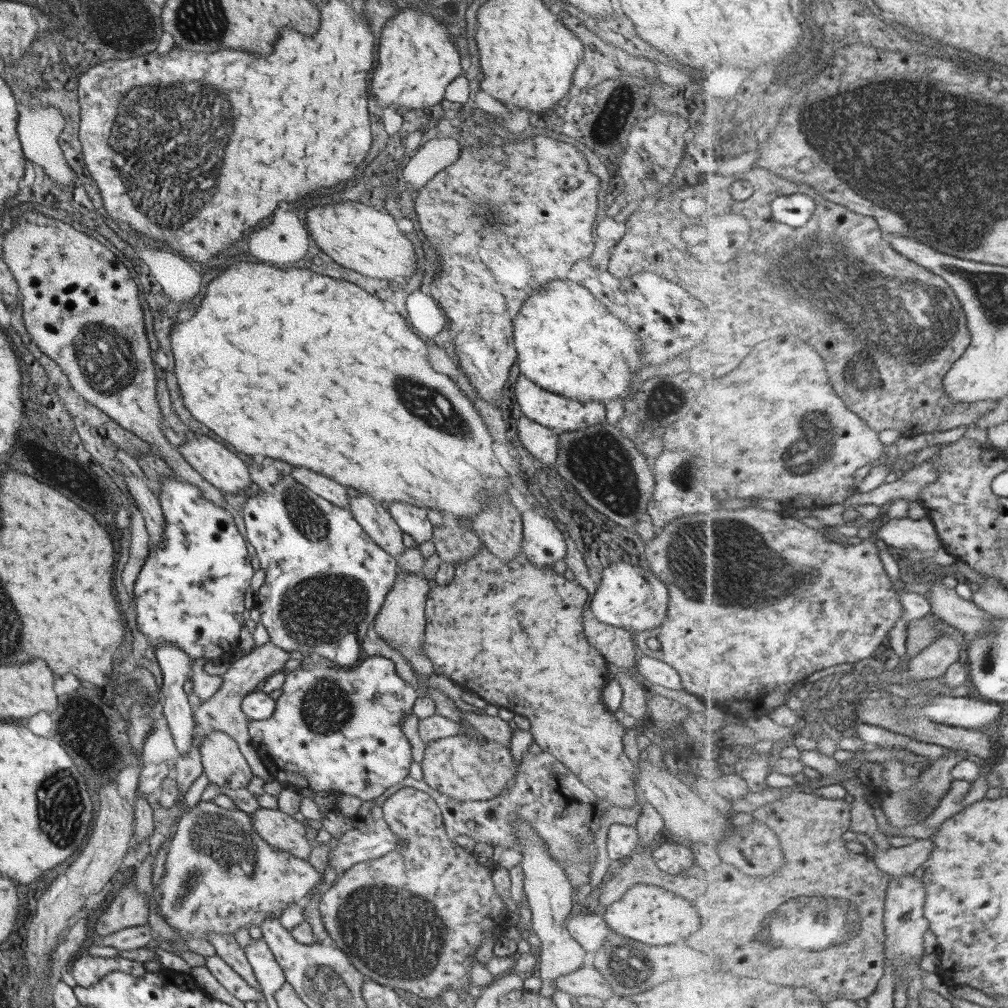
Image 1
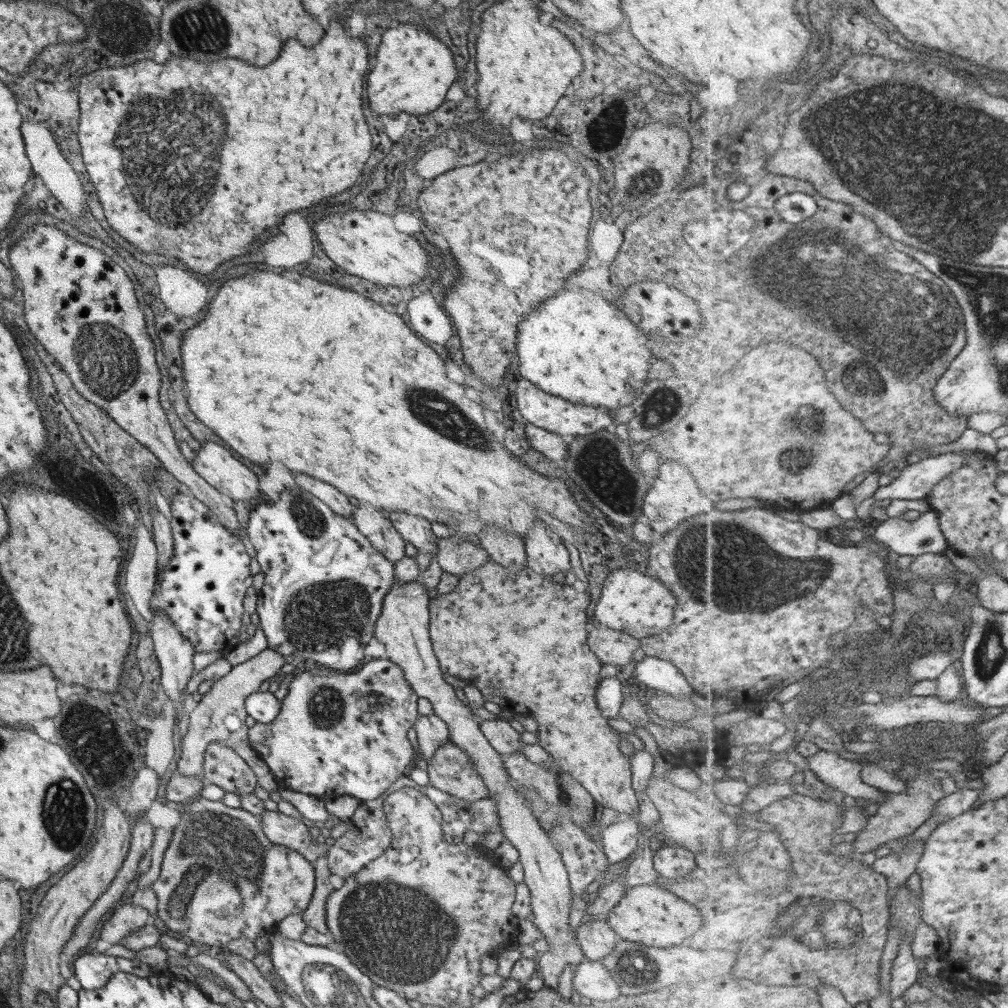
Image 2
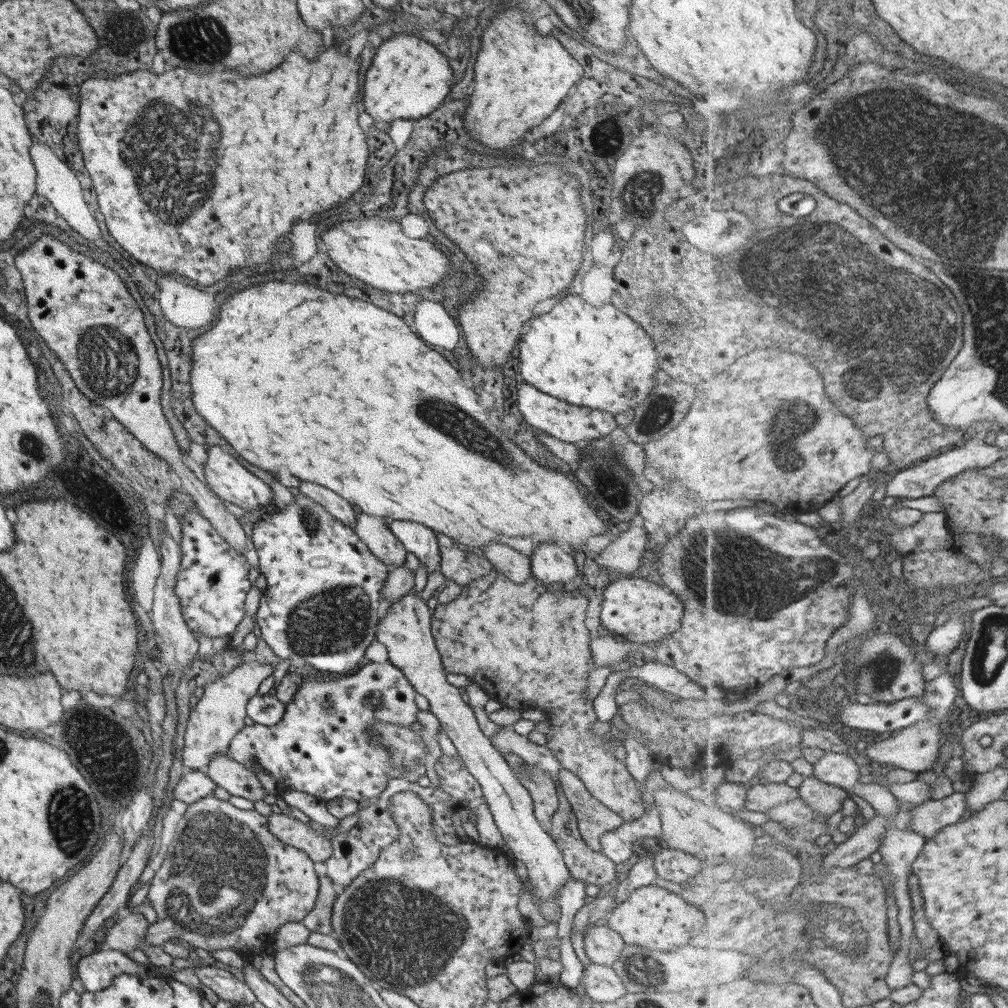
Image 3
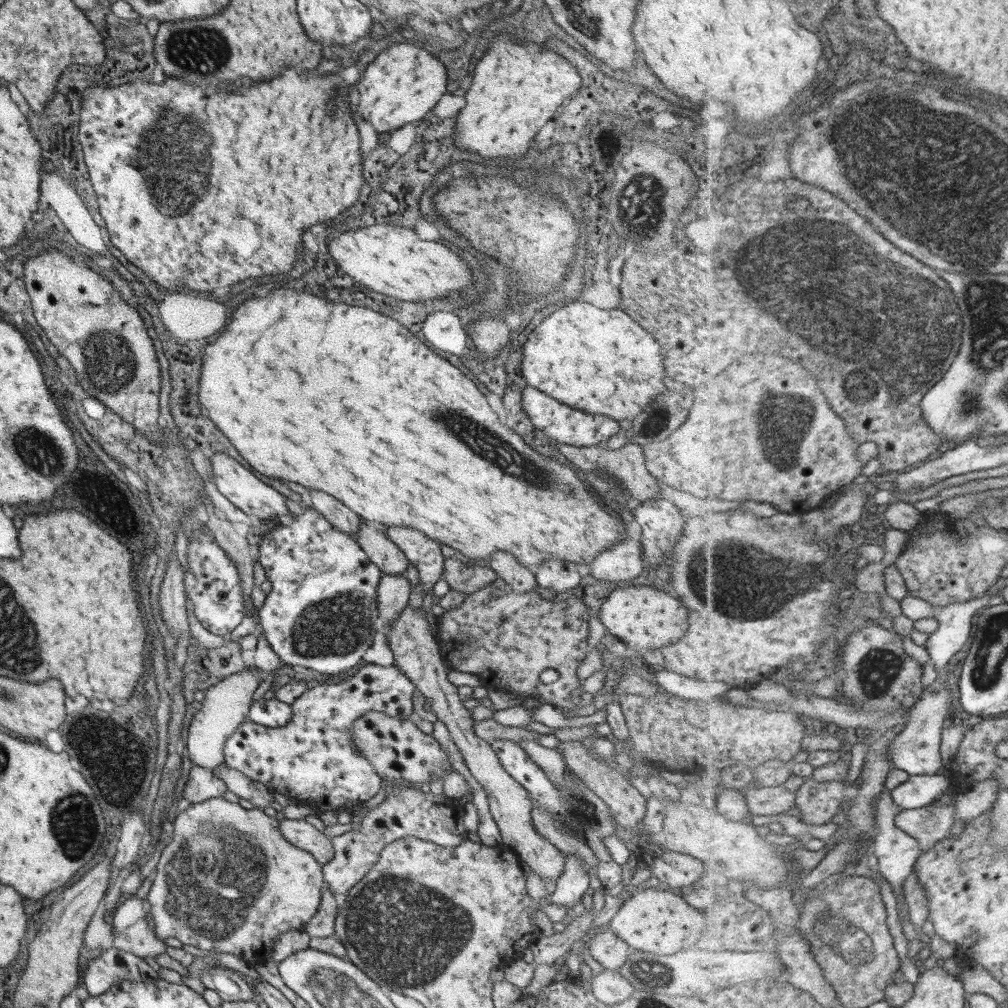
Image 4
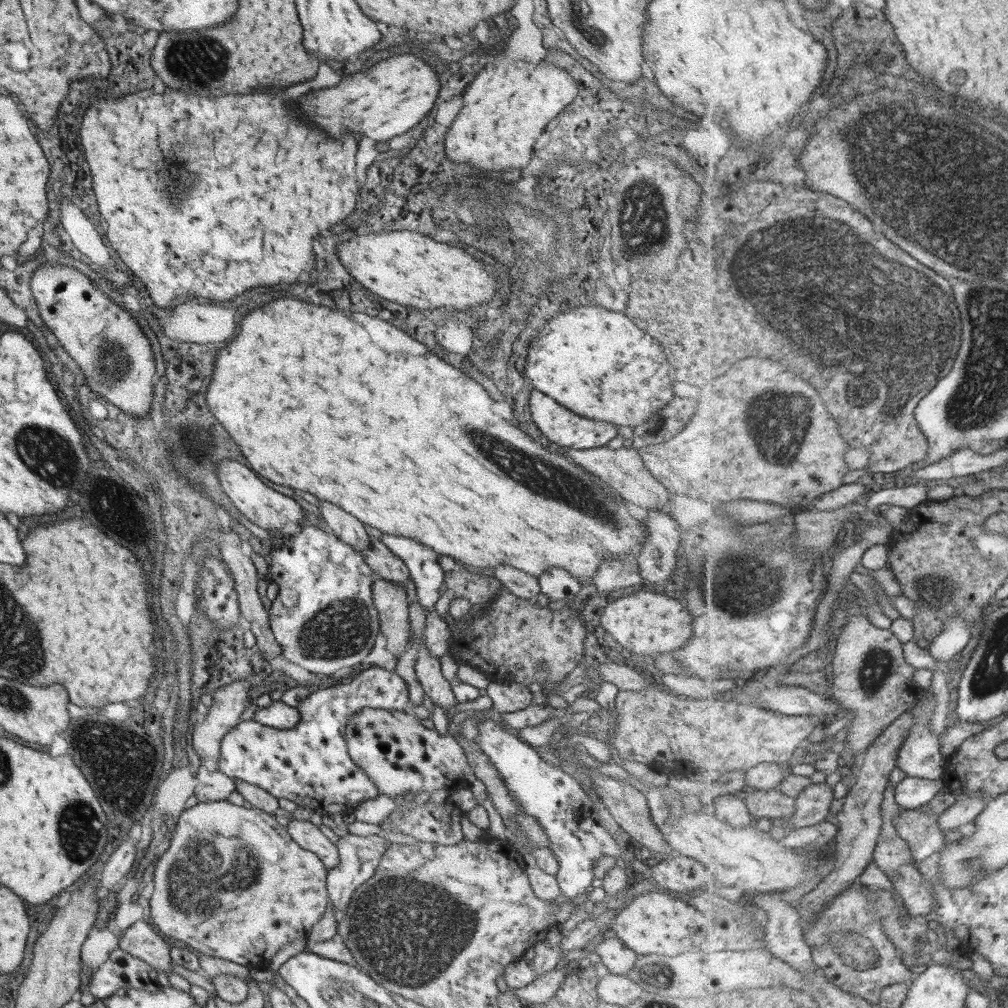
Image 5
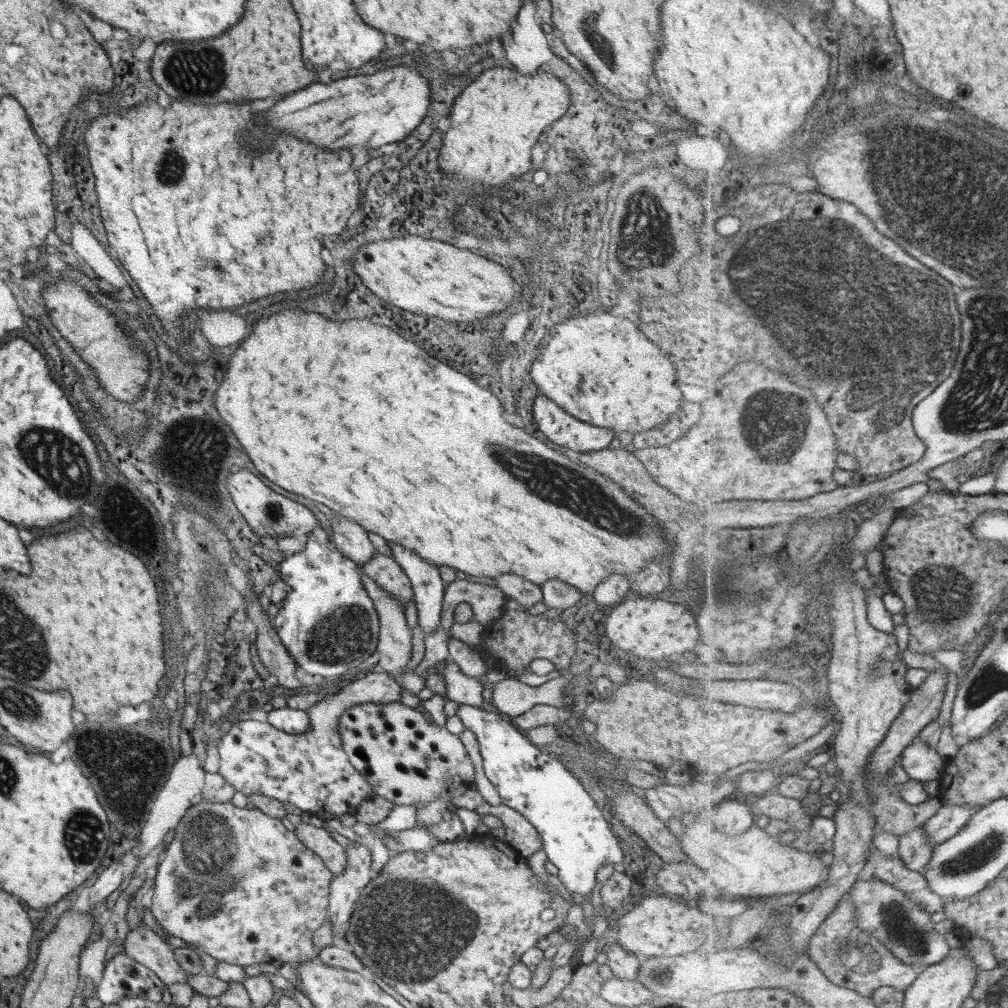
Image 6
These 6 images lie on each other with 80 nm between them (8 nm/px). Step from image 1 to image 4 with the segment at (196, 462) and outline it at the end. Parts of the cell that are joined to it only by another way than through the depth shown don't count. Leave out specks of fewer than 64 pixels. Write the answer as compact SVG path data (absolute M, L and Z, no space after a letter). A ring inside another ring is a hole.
M213 454L210 460L212 478L217 490L225 497L235 508L239 508L248 518L259 520L275 520L281 516L287 516L291 509L286 505L286 498L280 495L273 488L265 485L257 479L249 470L245 470L239 462L225 454Z

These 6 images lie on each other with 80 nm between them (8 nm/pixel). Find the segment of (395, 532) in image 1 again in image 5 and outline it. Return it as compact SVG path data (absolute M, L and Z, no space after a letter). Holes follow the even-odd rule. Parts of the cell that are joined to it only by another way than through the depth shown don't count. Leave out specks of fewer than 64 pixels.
M368 537L369 546L362 550L360 555L369 570L375 578L382 578L404 587L409 576L403 561L395 556L379 539Z

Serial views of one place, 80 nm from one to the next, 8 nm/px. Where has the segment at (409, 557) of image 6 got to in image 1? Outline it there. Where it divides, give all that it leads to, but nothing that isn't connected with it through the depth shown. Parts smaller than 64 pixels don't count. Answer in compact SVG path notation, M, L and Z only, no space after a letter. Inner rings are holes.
M390 502L385 506L402 534L409 534L415 543L432 540L432 526L425 515L425 508L417 508L404 502Z

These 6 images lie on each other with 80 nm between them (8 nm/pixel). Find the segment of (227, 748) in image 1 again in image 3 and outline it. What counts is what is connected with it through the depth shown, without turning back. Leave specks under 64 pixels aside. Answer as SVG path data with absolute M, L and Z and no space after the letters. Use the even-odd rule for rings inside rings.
M225 752L212 754L209 764L202 771L215 786L223 788L229 795L241 796L245 800L255 802L266 794L256 774L247 771L245 766L233 760Z

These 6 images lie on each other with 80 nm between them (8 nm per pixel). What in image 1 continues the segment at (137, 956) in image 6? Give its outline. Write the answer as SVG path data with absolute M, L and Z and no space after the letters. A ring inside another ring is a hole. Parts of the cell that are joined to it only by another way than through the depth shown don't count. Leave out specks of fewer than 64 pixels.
M134 881L123 885L115 892L115 897L105 908L93 926L94 934L107 936L125 928L142 926L148 923L146 896L137 893Z

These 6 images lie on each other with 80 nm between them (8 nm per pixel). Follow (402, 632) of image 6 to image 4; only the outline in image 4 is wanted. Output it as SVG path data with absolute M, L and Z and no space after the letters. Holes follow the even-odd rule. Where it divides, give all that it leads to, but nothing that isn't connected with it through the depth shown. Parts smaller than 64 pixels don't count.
M405 573L382 574L379 577L375 600L383 626L390 626L401 614L407 604L410 590Z

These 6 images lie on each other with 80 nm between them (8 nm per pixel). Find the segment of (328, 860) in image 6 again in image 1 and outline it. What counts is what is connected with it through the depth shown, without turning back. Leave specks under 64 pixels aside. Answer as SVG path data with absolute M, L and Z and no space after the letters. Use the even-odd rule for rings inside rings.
M259 807L253 814L248 814L252 820L253 828L263 841L269 843L269 846L280 851L287 851L297 858L307 859L311 852L311 843L305 839L305 827L292 815L285 814L279 809L267 809Z

